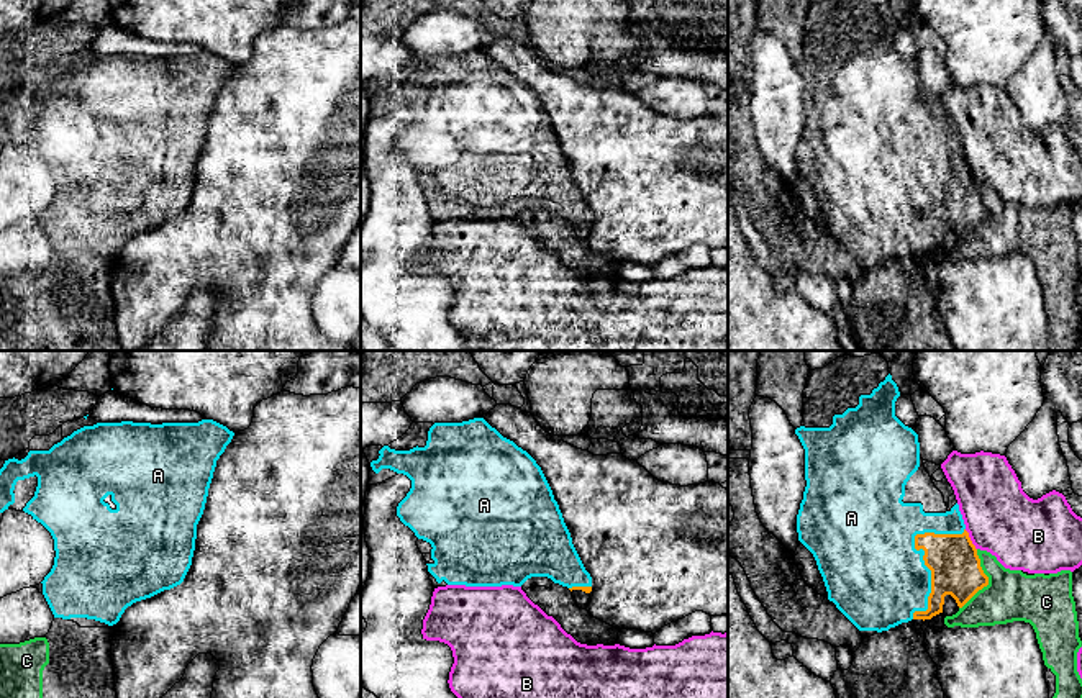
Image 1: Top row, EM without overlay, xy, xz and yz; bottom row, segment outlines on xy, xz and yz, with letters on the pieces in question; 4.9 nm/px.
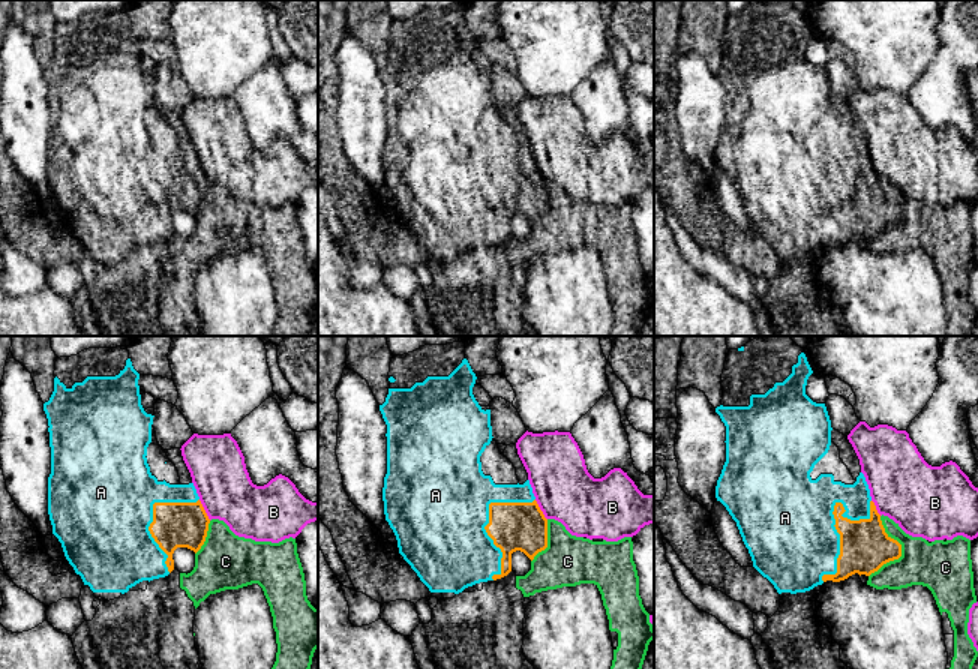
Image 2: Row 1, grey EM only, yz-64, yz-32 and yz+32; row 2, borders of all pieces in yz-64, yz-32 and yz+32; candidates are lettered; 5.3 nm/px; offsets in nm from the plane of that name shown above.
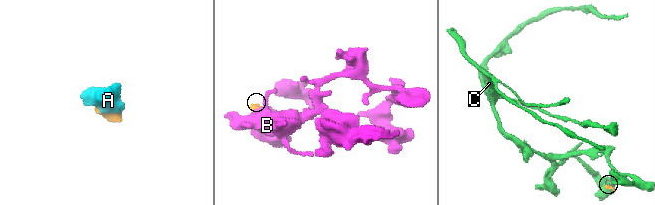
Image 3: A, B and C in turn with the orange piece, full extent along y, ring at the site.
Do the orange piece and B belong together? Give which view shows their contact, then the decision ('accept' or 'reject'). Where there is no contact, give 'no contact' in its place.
meets orange in yz; reject

